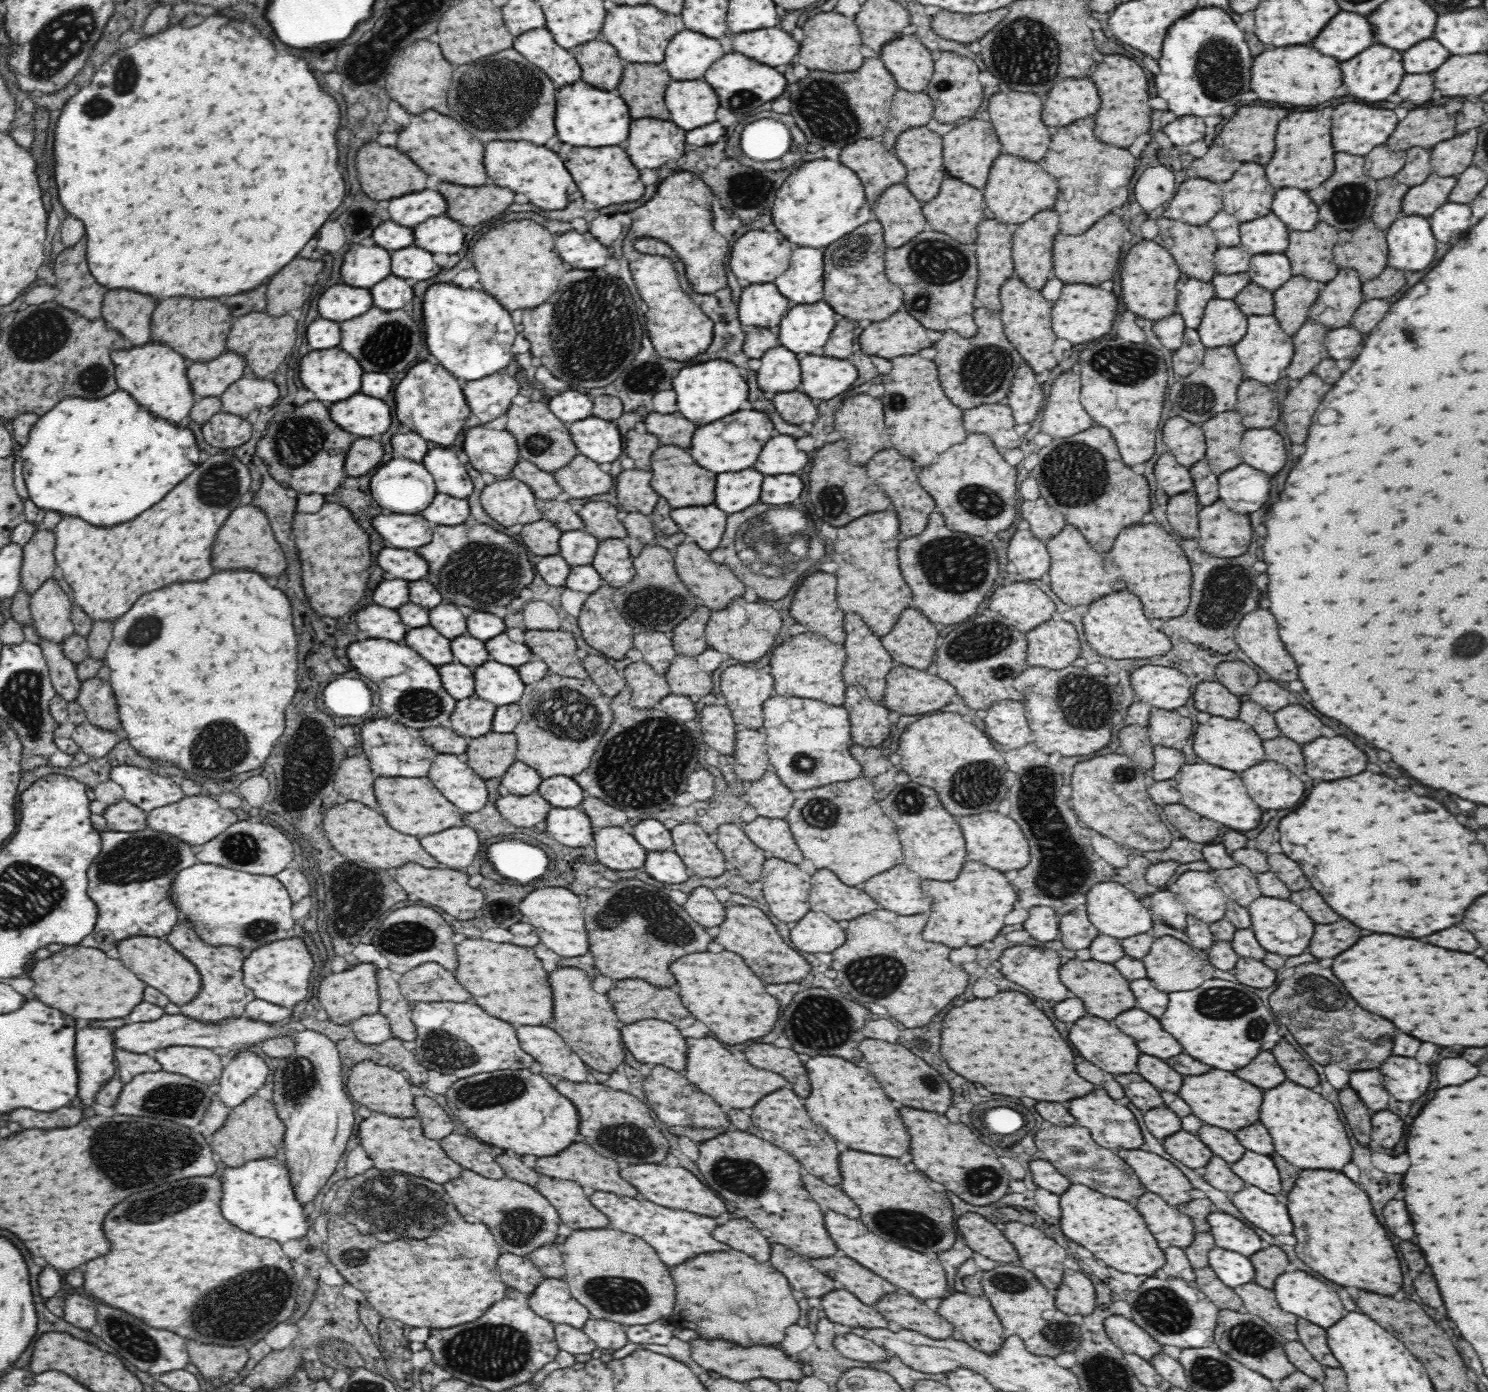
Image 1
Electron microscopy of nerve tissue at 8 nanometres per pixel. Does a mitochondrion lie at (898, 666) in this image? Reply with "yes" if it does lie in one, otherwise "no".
no

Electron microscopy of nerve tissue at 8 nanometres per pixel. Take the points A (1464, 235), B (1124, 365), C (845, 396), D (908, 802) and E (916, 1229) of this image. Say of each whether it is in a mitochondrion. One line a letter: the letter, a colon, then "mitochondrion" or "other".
A: other
B: mitochondrion
C: other
D: mitochondrion
E: mitochondrion

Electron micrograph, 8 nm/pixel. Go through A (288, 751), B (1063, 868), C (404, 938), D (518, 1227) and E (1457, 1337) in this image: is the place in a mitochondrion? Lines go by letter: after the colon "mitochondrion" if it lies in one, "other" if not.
A: mitochondrion
B: mitochondrion
C: mitochondrion
D: mitochondrion
E: other

